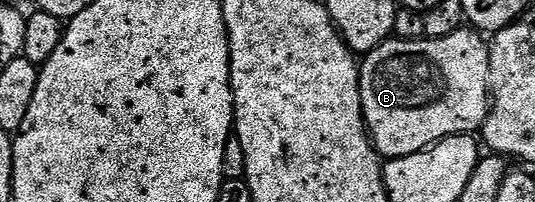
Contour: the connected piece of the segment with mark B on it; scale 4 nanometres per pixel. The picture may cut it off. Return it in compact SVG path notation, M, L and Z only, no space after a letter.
M461 28L450 36L422 37L416 41L389 40L363 55L360 67L360 95L368 137L381 159L391 160L422 152L444 138L475 135L484 125L490 109L489 43L472 28Z

